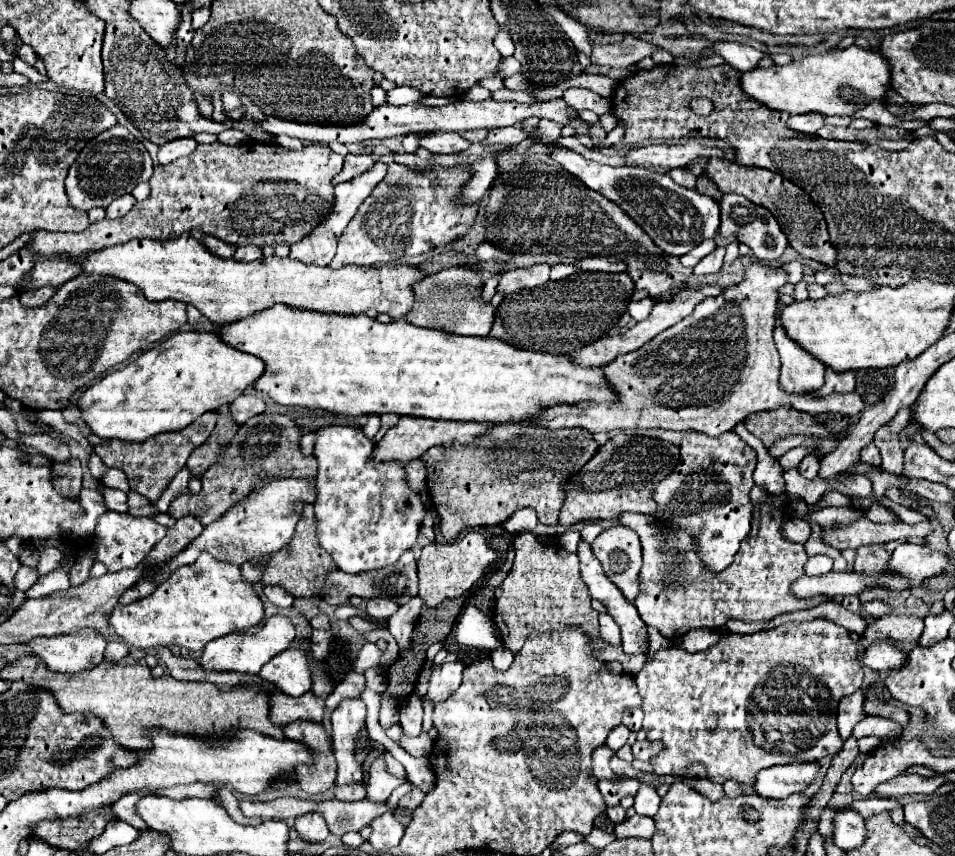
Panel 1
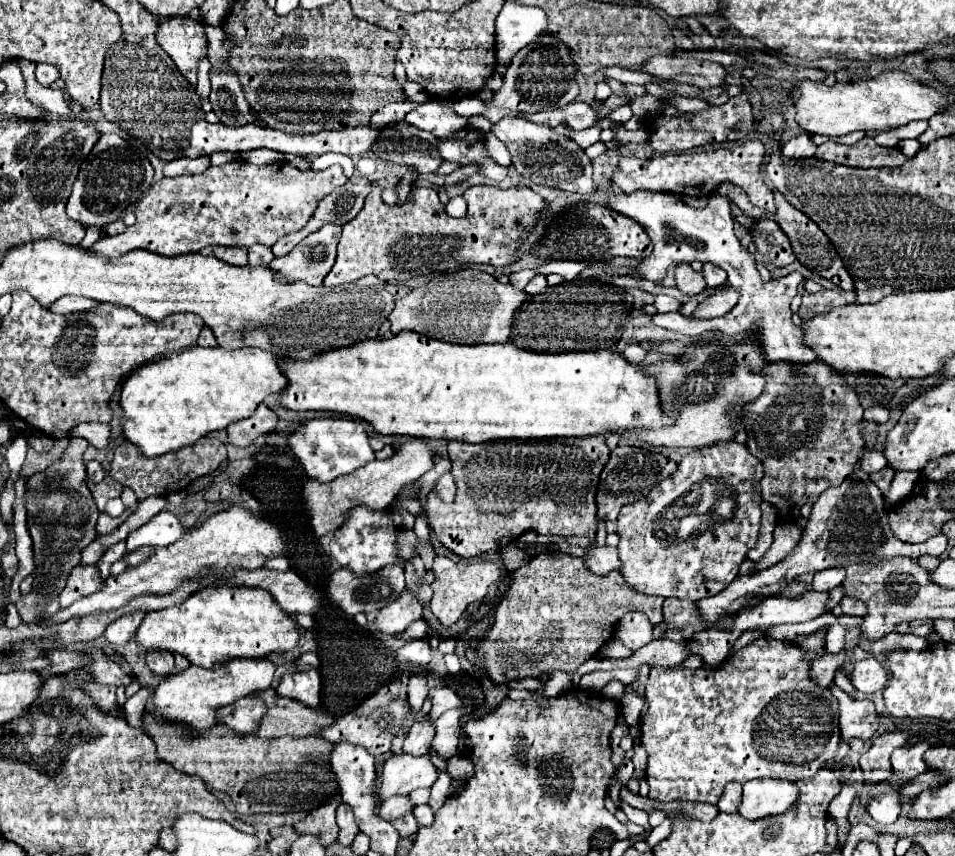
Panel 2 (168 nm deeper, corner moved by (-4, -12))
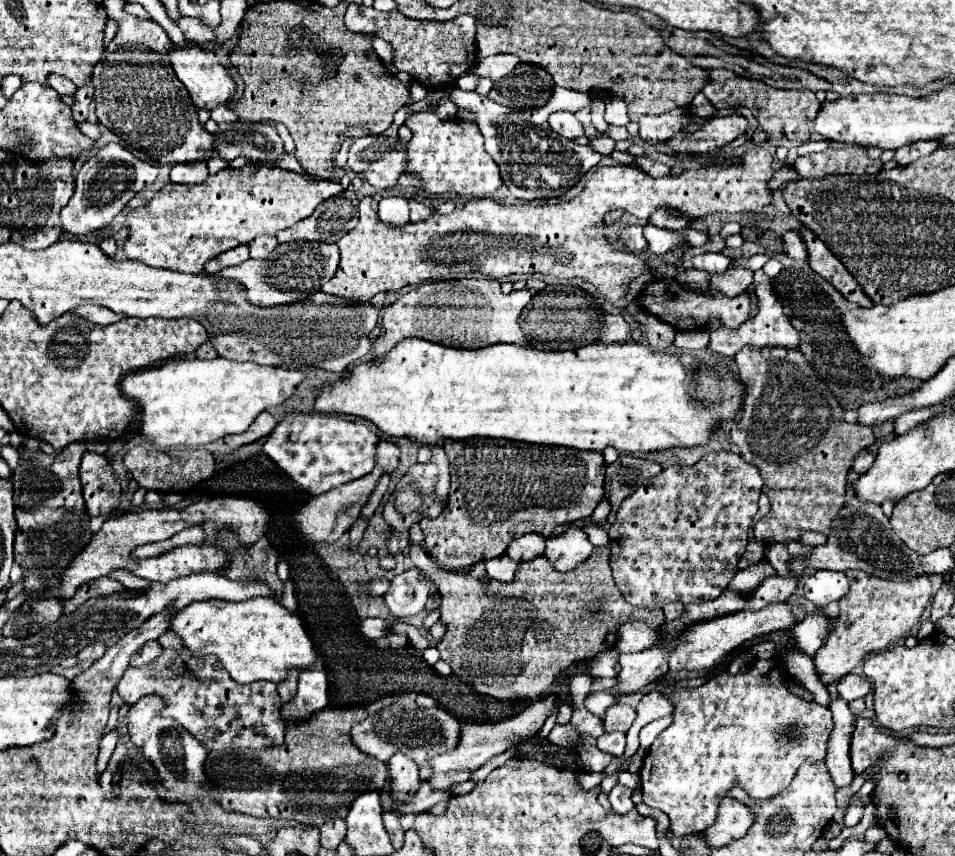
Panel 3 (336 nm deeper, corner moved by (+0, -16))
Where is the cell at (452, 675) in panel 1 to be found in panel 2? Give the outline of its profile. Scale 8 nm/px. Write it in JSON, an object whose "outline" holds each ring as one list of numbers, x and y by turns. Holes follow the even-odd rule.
{"outline":[[426,716,422,722,416,722,404,742,404,752,412,756,424,756,432,744,434,738,434,720]]}

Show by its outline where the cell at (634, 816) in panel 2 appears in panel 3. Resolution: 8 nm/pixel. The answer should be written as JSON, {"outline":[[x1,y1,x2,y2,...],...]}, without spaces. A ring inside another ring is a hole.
{"outline":[[616,784,616,786,612,788,612,792,608,794,608,800,610,800,614,812,626,814,626,812,630,812,630,810,634,808,634,804,632,804,632,800,630,800,630,794,632,793,633,790,622,786,622,784]]}

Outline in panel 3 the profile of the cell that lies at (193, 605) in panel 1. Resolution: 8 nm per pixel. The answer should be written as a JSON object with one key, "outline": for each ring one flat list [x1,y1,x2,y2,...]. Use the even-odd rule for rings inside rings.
{"outline":[[256,596,242,602,230,602,230,600,192,602,184,610,176,612,176,616,172,616,170,630,174,630,182,638,184,648,188,648,194,656,214,654,220,660,218,666,224,668,232,676,232,680,236,680,238,684,250,684,256,680,268,680,268,682,280,684,286,680,290,670,306,670,316,662,314,644,300,616,286,610,276,598]]}

